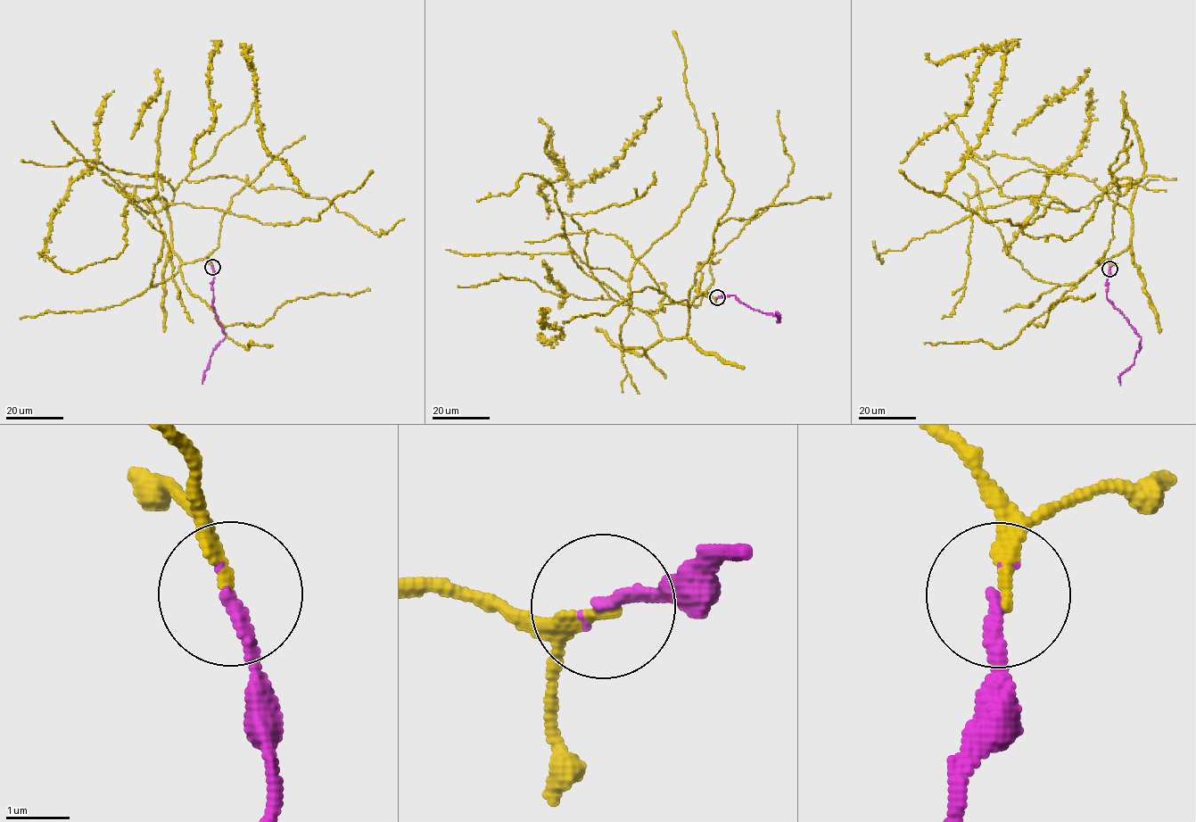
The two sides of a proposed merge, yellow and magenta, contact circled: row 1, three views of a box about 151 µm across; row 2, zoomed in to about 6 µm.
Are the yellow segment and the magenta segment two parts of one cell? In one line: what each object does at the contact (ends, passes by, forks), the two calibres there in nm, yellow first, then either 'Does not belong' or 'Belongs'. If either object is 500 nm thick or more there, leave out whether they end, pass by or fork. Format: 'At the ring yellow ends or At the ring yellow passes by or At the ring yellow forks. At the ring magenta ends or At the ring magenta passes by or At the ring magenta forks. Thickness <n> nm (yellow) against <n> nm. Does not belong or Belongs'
At the ring yellow ends. At the ring magenta ends. Thickness 180 nm (yellow) against 190 nm. Belongs

